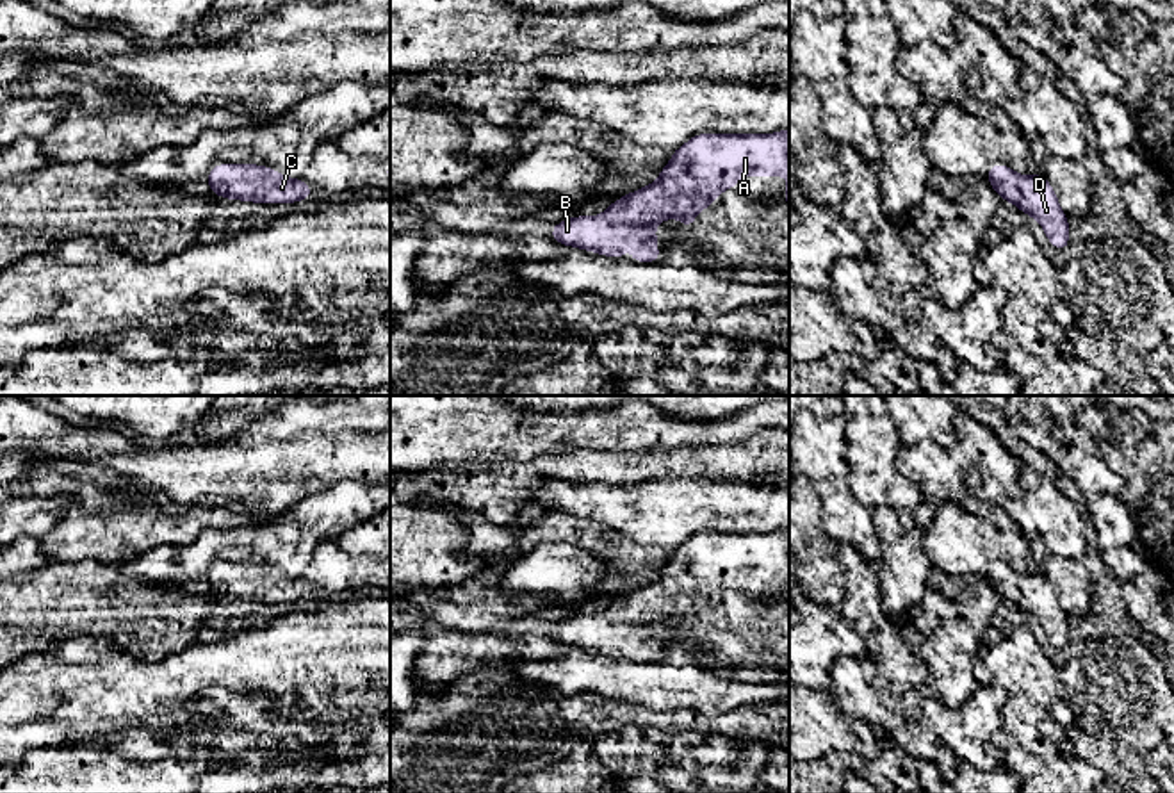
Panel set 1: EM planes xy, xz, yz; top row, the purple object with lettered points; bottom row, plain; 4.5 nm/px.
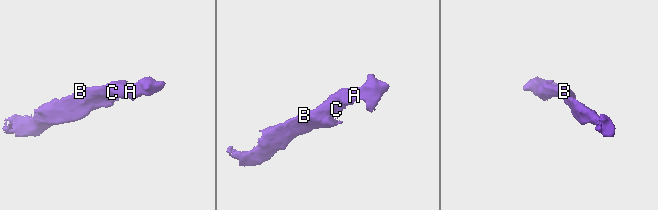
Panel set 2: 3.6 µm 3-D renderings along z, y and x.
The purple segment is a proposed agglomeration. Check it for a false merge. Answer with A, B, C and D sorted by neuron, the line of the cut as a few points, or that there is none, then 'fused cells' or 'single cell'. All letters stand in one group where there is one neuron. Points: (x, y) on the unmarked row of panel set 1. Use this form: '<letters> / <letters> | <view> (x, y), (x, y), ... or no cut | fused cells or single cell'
A B C D | no cut | single cell

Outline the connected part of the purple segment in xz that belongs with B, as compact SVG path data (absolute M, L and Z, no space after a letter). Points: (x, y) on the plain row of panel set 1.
M789 527L775 533L697 533L661 568L659 577L620 599L599 615L556 622L550 636L568 647L625 658L659 661L656 624L679 618L691 627L700 609L711 606L741 576L784 576L789 609Z

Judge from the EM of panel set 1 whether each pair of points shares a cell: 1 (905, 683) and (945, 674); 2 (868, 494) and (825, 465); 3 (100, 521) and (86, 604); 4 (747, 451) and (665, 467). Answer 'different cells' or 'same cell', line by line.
1: different cells
2: different cells
3: different cells
4: same cell

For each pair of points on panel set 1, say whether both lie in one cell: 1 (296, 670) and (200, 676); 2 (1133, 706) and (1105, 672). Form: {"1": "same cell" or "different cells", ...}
{"1": "same cell", "2": "same cell"}

